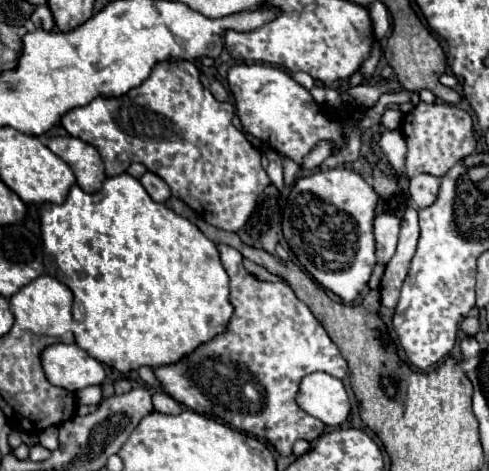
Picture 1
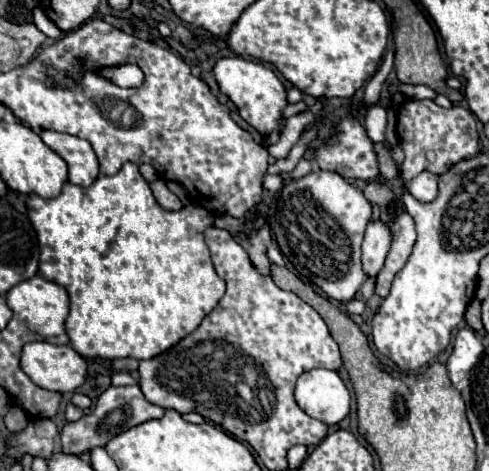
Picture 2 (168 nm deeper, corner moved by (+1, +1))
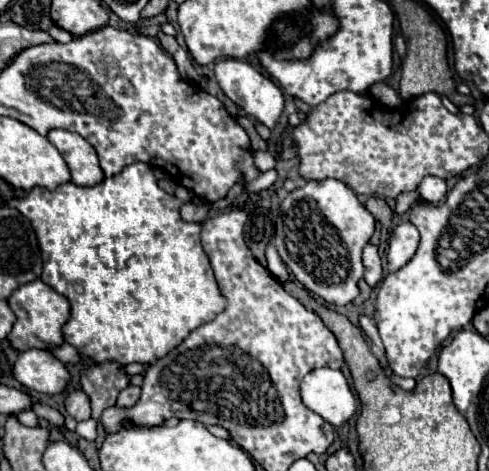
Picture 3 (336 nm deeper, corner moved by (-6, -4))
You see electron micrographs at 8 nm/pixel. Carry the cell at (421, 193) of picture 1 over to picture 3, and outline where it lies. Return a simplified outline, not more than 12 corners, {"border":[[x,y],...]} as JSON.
{"border":[[425,176],[417,190],[421,198],[437,204],[447,196],[443,178]]}

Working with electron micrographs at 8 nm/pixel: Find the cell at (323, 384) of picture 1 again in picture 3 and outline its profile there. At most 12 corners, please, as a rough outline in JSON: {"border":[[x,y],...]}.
{"border":[[315,368],[301,398],[333,426],[357,400],[341,370]]}

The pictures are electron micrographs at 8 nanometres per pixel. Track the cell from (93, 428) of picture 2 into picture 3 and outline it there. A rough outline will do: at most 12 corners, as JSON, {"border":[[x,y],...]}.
{"border":[[127,386],[117,398],[119,408],[131,408],[141,396],[139,386]]}

